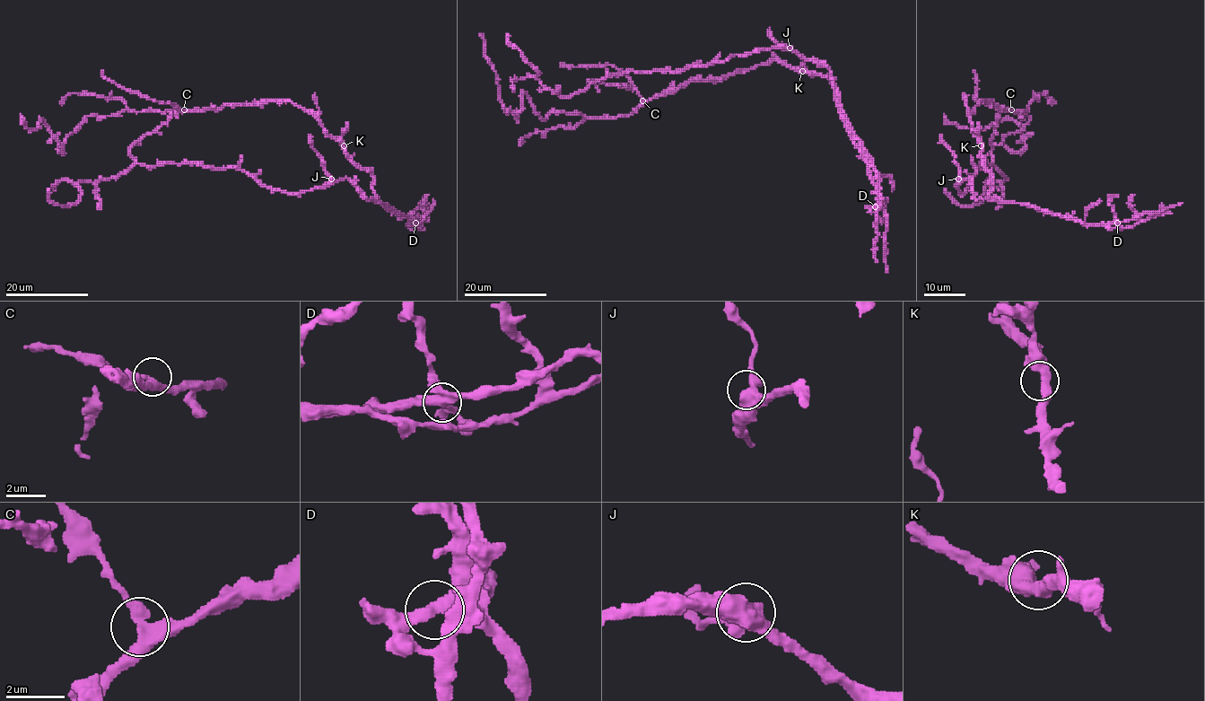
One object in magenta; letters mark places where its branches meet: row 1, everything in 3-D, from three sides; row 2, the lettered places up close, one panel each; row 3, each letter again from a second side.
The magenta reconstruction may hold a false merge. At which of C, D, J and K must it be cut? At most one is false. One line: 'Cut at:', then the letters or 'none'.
Cut at: D

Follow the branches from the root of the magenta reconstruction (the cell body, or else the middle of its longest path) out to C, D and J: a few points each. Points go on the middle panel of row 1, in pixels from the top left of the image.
C: (801, 72), (772, 60), (718, 79), (690, 79), (673, 90), (642, 100)
D: (801, 72), (825, 74), (833, 81), (834, 79), (844, 126), (868, 167), (875, 186), (875, 206)
J: (801, 72), (813, 72), (825, 74), (833, 81), (833, 79), (825, 65), (800, 57), (790, 48)

